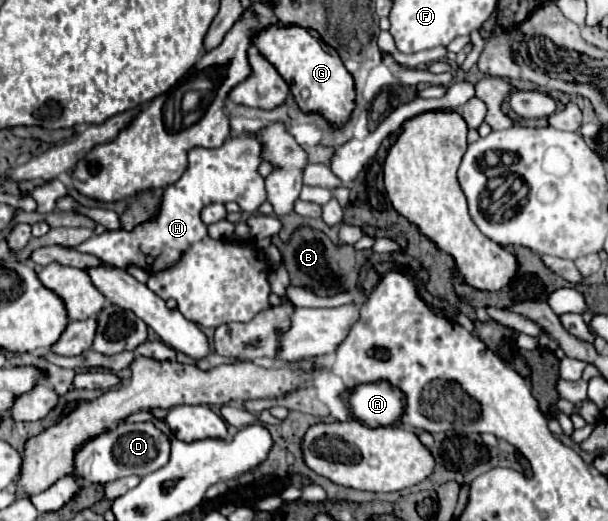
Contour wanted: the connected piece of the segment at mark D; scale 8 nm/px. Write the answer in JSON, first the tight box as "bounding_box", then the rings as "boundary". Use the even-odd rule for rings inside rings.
{"bounding_box":[72,422,170,484],"boundary":[[[152,422],[118,424],[92,440],[84,442],[74,450],[74,472],[72,476],[84,478],[92,484],[106,484],[124,476],[146,476],[162,468],[170,458],[170,438],[160,432]]]}

